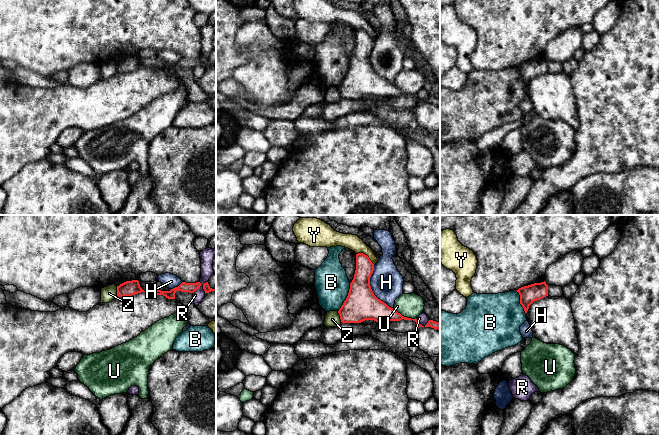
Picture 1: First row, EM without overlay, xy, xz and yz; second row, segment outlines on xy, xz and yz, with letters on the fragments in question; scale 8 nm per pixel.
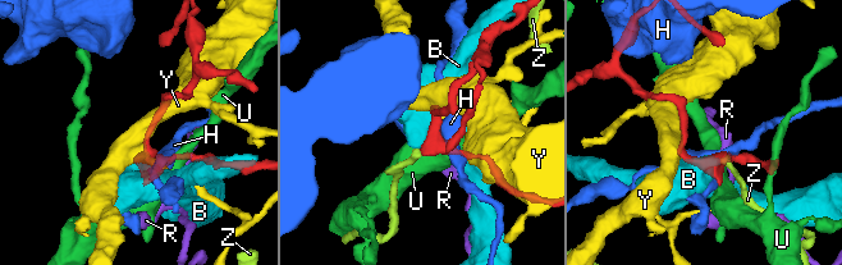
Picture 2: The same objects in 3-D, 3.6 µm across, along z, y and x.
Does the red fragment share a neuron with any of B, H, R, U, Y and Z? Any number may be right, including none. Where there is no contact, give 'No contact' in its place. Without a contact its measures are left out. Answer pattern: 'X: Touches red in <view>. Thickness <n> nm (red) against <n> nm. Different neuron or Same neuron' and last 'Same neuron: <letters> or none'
B: Touches red in xz. Thickness 260 nm (red) against 260 nm. Different neuron
H: Touches red in xz. Thickness 260 nm (red) against 260 nm. Different neuron
R: Touches red in xz. Thickness 100 nm (red) against 90 nm. Different neuron
U: Touches red in xz. Thickness 170 nm (red) against 190 nm. Different neuron
Y: Touches red in xz. Thickness 160 nm (red) against 120 nm. Different neuron
Z: Touches red in xy. Thickness 120 nm (red) against 120 nm. Different neuron
Same neuron: none

